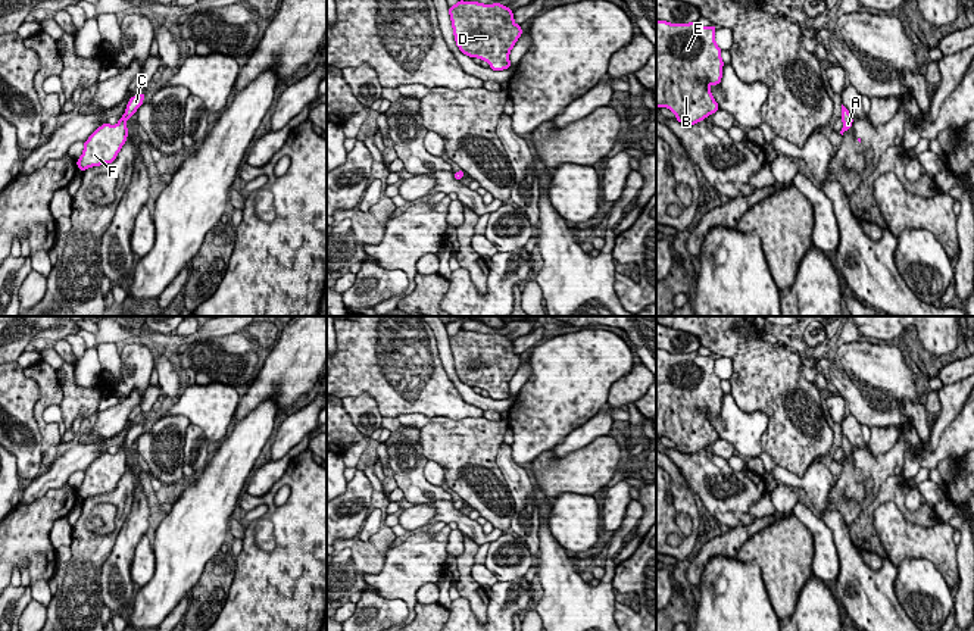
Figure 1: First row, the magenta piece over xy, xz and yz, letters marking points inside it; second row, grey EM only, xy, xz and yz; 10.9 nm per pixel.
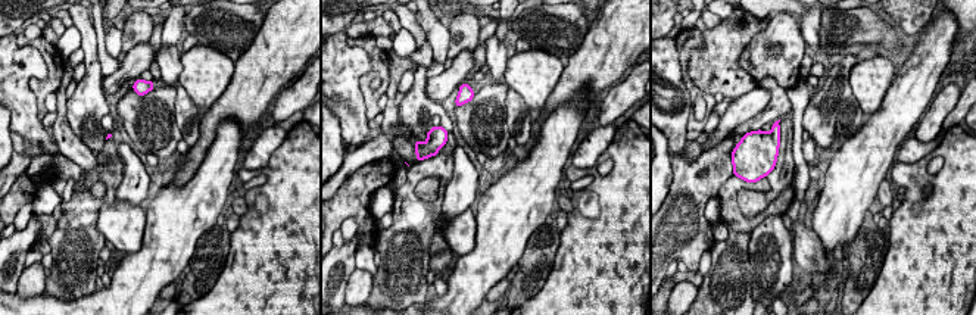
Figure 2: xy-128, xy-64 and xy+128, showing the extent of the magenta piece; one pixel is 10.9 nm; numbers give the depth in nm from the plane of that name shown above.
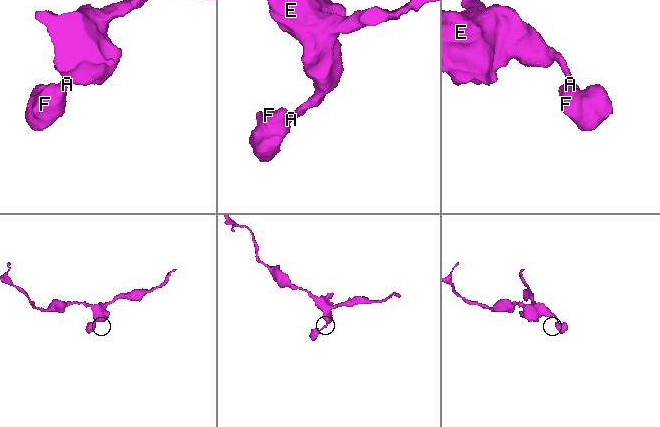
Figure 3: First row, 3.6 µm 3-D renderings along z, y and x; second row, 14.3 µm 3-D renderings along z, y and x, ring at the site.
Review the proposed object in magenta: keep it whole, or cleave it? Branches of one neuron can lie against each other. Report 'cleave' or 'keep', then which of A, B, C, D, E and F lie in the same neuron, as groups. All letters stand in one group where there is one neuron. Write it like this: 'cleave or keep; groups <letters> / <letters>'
keep; groups A B C D E F

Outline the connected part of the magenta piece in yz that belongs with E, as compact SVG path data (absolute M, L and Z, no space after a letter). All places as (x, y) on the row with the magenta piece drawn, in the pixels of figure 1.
M656 21L656 106L668 107L681 124L694 125L719 110L709 90L721 82L724 66L715 31L714 25L700 26L697 22Z

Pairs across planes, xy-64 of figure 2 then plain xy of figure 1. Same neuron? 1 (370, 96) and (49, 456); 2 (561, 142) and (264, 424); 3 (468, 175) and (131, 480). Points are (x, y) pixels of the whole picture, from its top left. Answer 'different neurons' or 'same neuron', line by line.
1: different neurons
2: same neuron
3: different neurons

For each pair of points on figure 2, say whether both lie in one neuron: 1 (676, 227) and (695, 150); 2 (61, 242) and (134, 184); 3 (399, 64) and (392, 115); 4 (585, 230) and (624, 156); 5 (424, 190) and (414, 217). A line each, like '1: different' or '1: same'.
1: different
2: different
3: same
4: same
5: different

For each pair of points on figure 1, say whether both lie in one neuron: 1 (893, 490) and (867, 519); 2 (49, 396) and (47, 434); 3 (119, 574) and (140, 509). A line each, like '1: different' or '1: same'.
1: same
2: same
3: same

